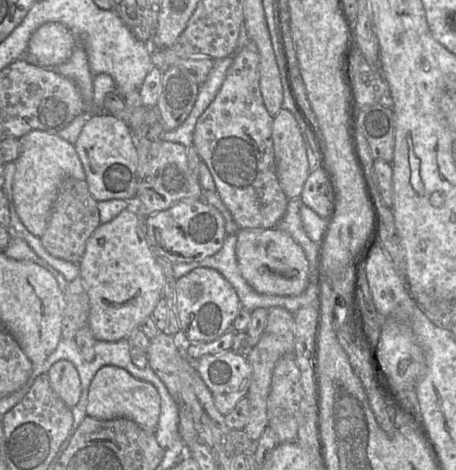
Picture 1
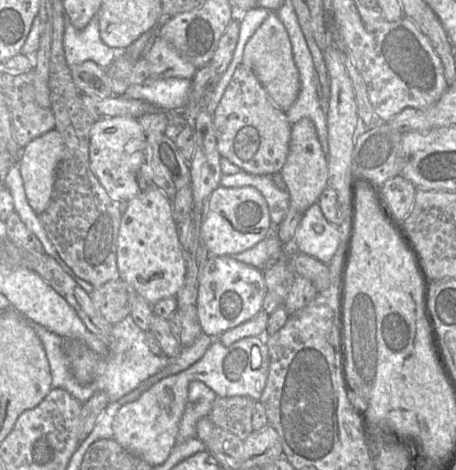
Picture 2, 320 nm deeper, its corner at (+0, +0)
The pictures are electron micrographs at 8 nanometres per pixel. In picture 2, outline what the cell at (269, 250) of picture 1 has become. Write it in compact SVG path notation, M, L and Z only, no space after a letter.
M301 118L291 125L289 152L280 170L290 198L290 205L284 220L279 224L277 233L283 244L293 244L293 237L304 213L318 199L327 187L327 159L319 143L315 126L309 118Z

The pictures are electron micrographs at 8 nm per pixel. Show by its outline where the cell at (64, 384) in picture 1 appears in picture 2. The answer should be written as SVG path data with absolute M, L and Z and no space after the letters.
M153 185L127 201L127 208L121 215L116 251L119 278L131 285L138 296L150 305L168 297L176 297L184 283L186 263L179 242L178 226L173 218L171 200Z

